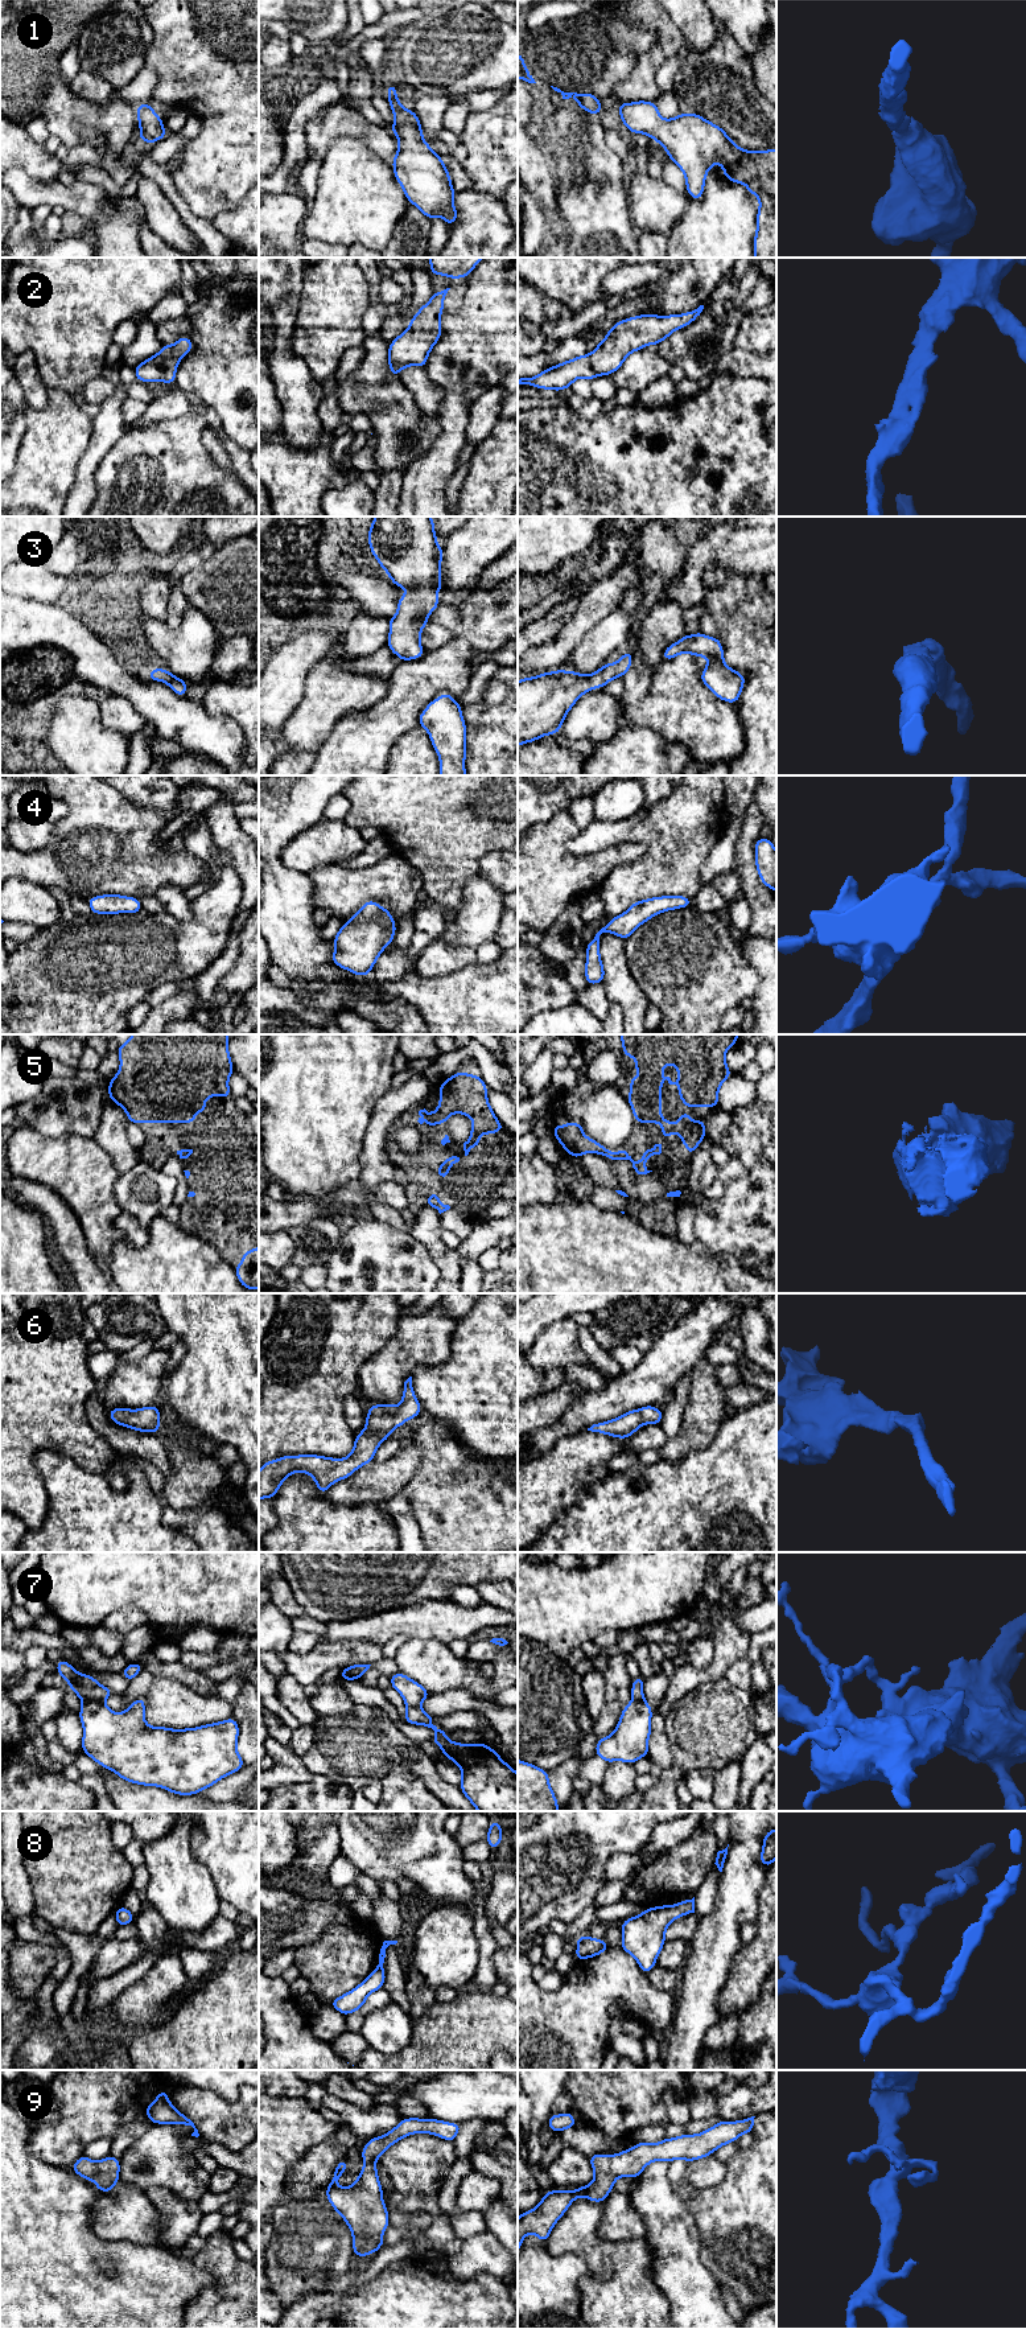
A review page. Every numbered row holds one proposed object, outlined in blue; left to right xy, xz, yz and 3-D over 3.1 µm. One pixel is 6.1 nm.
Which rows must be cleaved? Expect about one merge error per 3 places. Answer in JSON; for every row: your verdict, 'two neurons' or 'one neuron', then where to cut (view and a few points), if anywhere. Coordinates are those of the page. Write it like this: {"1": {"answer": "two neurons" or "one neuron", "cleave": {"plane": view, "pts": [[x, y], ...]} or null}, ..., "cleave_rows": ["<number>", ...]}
{"1": {"answer": "one neuron", "cleave": null}, "2": {"answer": "one neuron", "cleave": null}, "3": {"answer": "one neuron", "cleave": null}, "4": {"answer": "one neuron", "cleave": null}, "5": {"answer": "one neuron", "cleave": null}, "6": {"answer": "one neuron", "cleave": null}, "7": {"answer": "two neurons", "cleave": {"plane": "xy", "pts": [[83, 1700], [101, 1700], [103, 1703]]}}, "8": {"answer": "one neuron", "cleave": null}, "9": {"answer": "one neuron", "cleave": null}, "cleave_rows": ["7"]}

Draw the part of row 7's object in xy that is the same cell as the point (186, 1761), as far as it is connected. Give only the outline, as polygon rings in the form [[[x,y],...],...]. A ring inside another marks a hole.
[[[145,1698],[136,1699],[124,1712],[111,1711],[98,1700],[83,1702],[79,1719],[83,1725],[82,1752],[121,1779],[157,1786],[178,1795],[193,1795],[213,1786],[244,1766],[236,1744],[239,1725],[234,1717],[197,1728],[172,1729],[145,1723]]]

